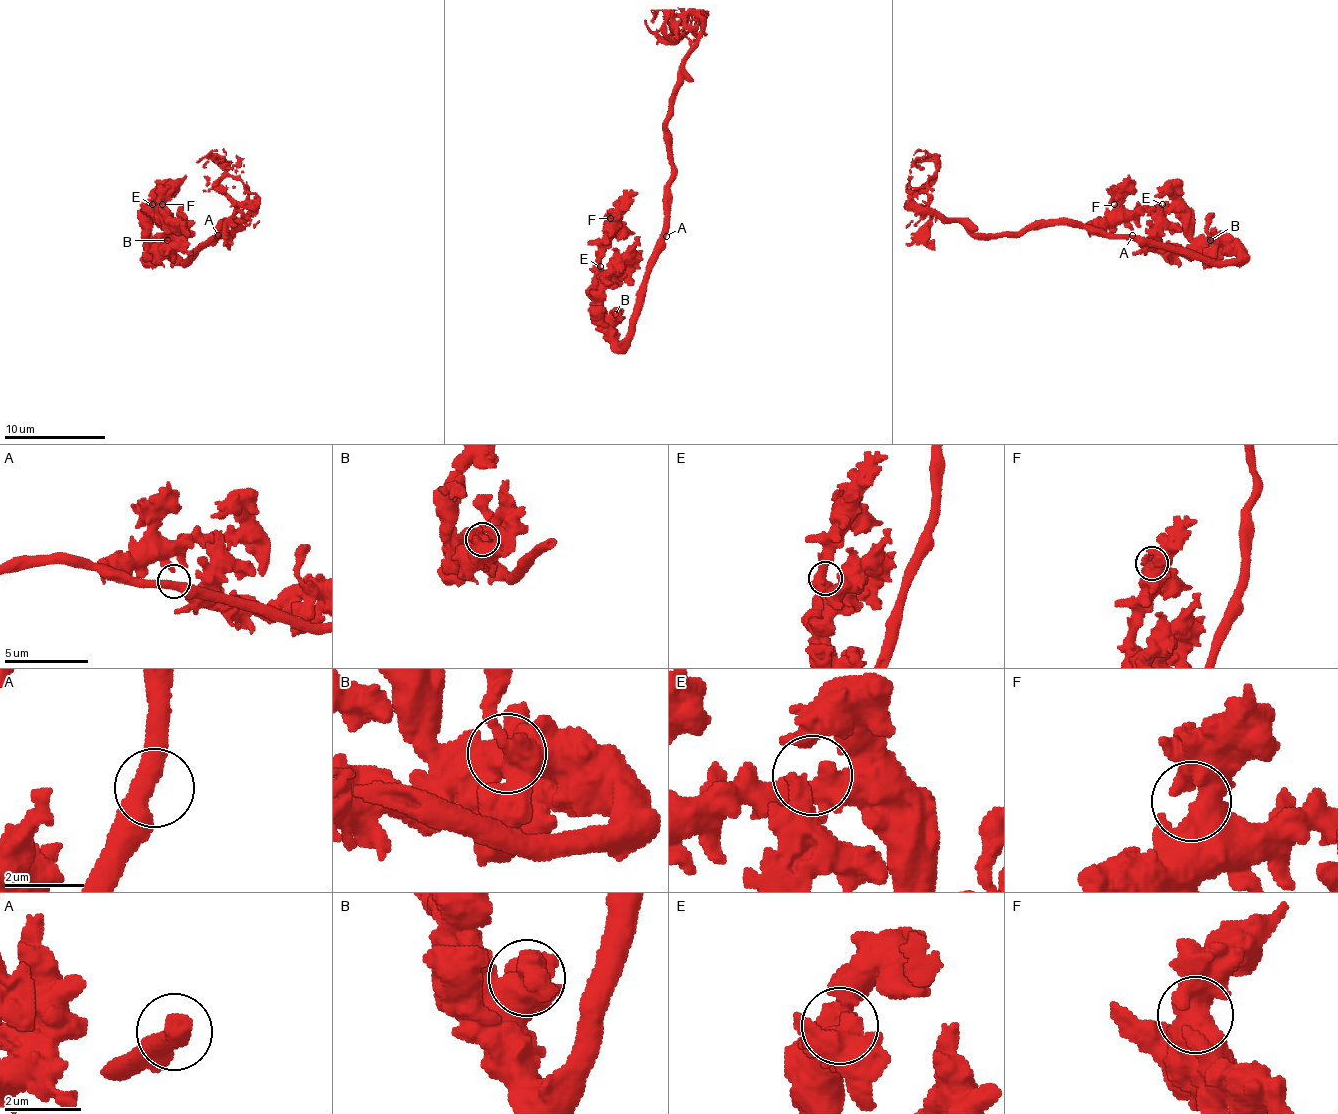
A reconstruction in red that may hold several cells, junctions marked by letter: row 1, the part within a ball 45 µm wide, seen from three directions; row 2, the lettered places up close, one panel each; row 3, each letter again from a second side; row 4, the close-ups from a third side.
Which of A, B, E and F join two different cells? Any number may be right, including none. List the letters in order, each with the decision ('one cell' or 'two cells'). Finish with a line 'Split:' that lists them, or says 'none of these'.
A: one cell
B: one cell
E: one cell
F: one cell
Split: none of these

